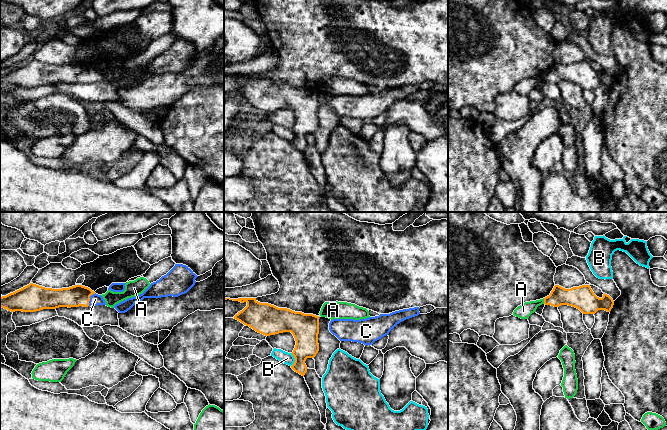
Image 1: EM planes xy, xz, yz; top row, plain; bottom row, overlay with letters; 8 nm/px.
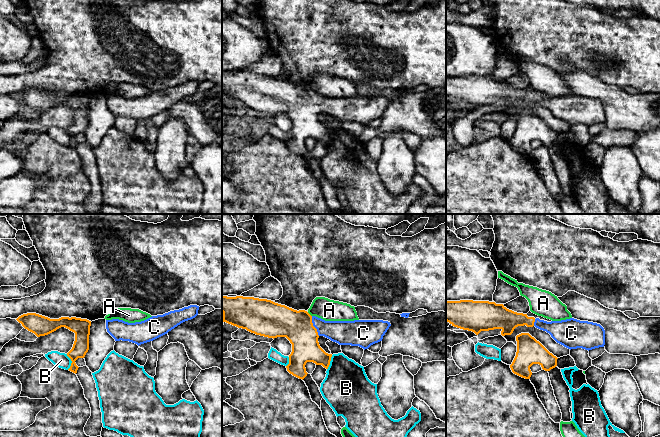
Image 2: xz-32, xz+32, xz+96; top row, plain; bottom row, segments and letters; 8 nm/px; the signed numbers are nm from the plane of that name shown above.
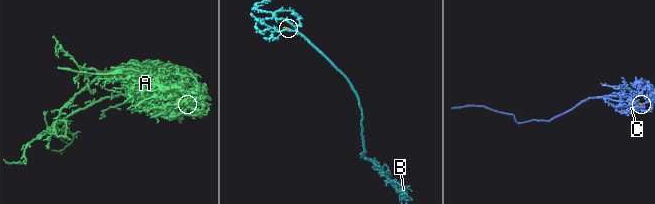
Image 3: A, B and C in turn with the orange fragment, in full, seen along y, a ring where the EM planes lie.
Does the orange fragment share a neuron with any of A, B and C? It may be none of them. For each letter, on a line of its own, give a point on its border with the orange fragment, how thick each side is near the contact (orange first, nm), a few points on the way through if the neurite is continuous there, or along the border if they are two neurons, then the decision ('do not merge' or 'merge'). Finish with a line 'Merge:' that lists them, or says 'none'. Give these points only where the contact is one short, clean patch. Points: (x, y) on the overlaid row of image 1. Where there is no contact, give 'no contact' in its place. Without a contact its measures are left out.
A: yz (544, 301) | 150/120 nm | do not merge
B: xz (295, 360) | 200/100 nm | do not merge
C: xy (89, 298) | 170/90 nm | across xy (78, 295), (89, 298), (95, 299) | merge
Merge: C

